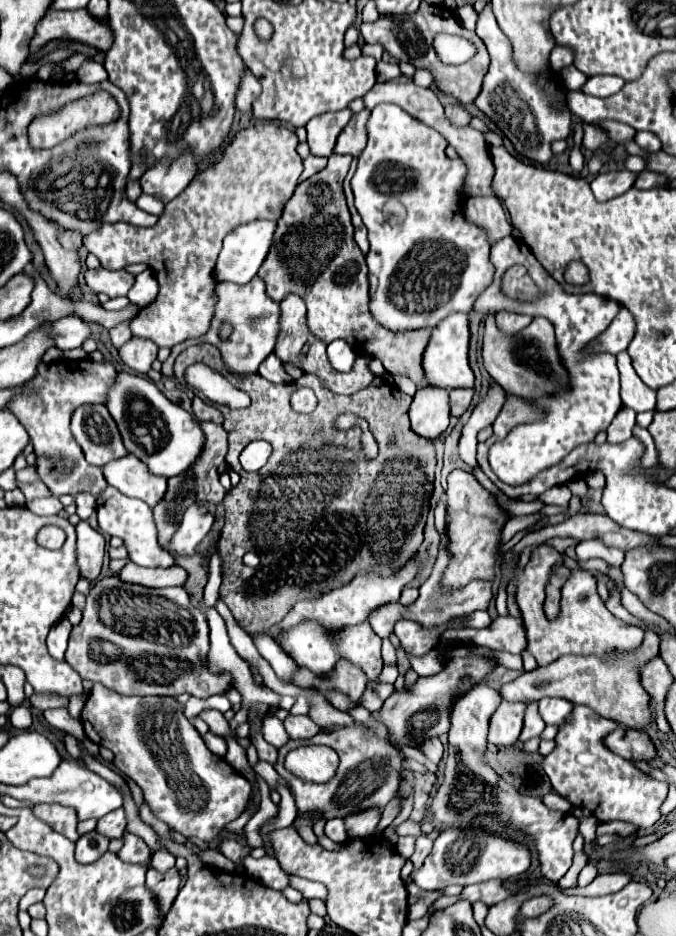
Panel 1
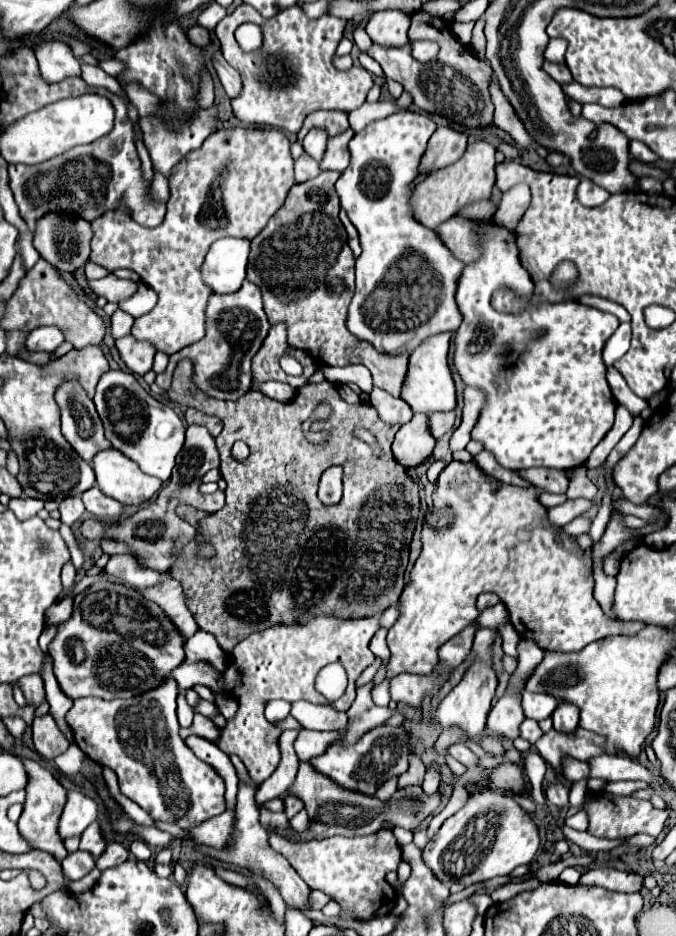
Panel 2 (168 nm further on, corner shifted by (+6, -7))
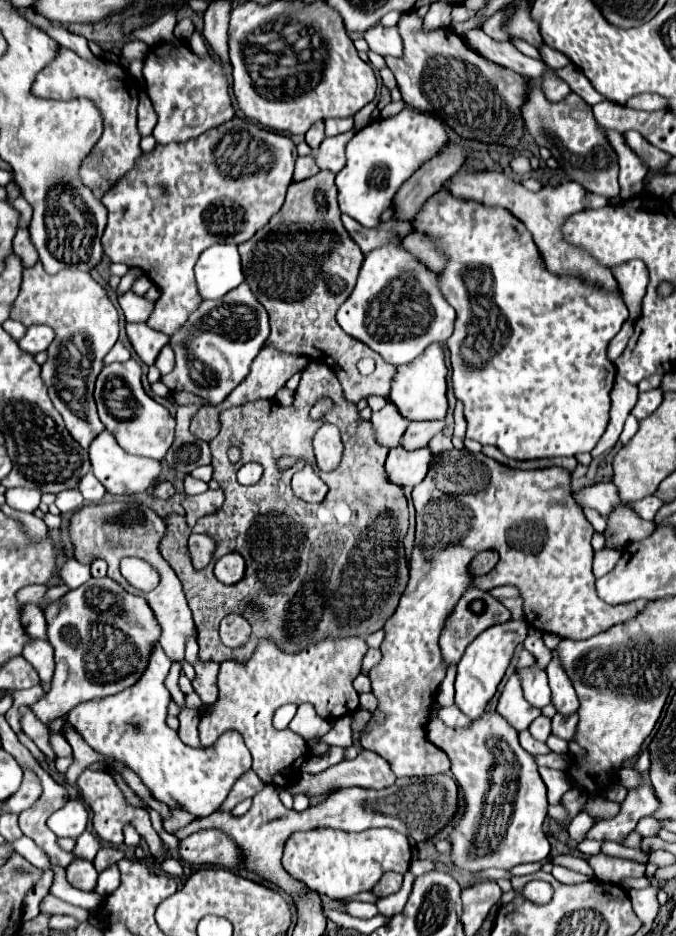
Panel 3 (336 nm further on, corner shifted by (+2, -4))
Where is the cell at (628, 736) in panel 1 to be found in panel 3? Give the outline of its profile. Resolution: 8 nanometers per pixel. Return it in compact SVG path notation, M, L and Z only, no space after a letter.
M560 713L554 715L552 735L560 737L560 739L574 739L576 729L578 729L578 715L570 715L570 717L562 717Z

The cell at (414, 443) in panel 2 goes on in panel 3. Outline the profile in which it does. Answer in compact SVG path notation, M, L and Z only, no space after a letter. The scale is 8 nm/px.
M398 445L390 449L386 459L386 471L390 481L396 485L418 485L422 477L426 477L432 463L432 451L428 447L420 447L414 451L404 449L404 445Z

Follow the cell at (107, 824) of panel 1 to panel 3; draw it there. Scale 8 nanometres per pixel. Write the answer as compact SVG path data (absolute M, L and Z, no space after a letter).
M84 831L78 839L76 839L76 847L74 847L74 855L78 857L86 857L86 859L94 859L96 853L100 849L100 841L92 831Z

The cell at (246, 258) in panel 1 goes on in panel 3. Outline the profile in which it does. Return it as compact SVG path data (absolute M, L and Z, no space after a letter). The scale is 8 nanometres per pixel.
M216 243L208 247L196 263L196 283L204 299L224 297L244 281L238 245Z

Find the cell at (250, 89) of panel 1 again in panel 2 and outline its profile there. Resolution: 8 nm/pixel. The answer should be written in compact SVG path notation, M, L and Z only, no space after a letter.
M216 50L216 52L212 54L212 66L214 66L214 70L216 70L216 74L218 74L218 78L220 78L222 86L224 86L224 90L226 90L226 94L228 94L230 98L238 96L240 90L242 90L240 74L224 60L224 56L222 56L220 50Z

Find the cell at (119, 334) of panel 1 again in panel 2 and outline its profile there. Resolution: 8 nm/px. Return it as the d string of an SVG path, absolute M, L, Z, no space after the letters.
M118 308L118 310L112 314L112 336L114 336L114 338L122 338L122 336L130 334L132 324L134 324L134 318L132 318L128 312L124 312L124 310Z

